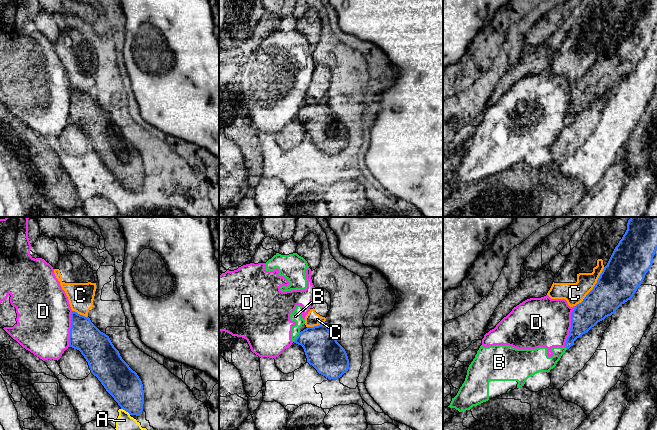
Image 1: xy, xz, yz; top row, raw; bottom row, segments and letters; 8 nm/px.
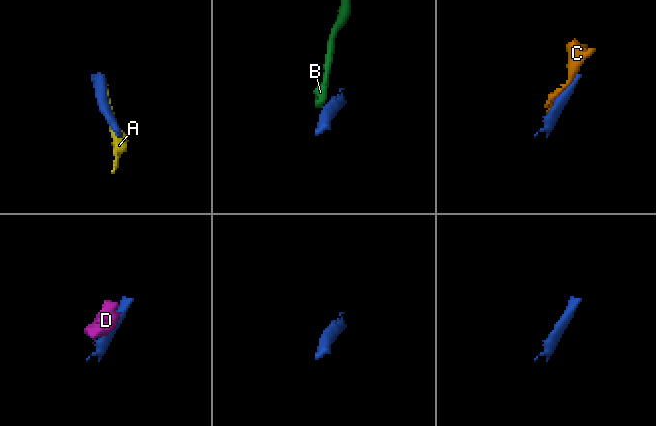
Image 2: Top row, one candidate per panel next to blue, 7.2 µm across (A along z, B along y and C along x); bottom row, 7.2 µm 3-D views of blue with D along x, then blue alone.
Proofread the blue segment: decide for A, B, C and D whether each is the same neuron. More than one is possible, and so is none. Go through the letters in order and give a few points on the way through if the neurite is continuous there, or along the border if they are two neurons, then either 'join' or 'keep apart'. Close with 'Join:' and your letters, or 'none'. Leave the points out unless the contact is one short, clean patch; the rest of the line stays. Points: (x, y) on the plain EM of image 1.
A: keep apart
B: along xz (300, 108), (293, 117) | keep apart
C: keep apart
D: keep apart
Join: none

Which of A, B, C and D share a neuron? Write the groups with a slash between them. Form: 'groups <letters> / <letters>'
groups A / B D / C

